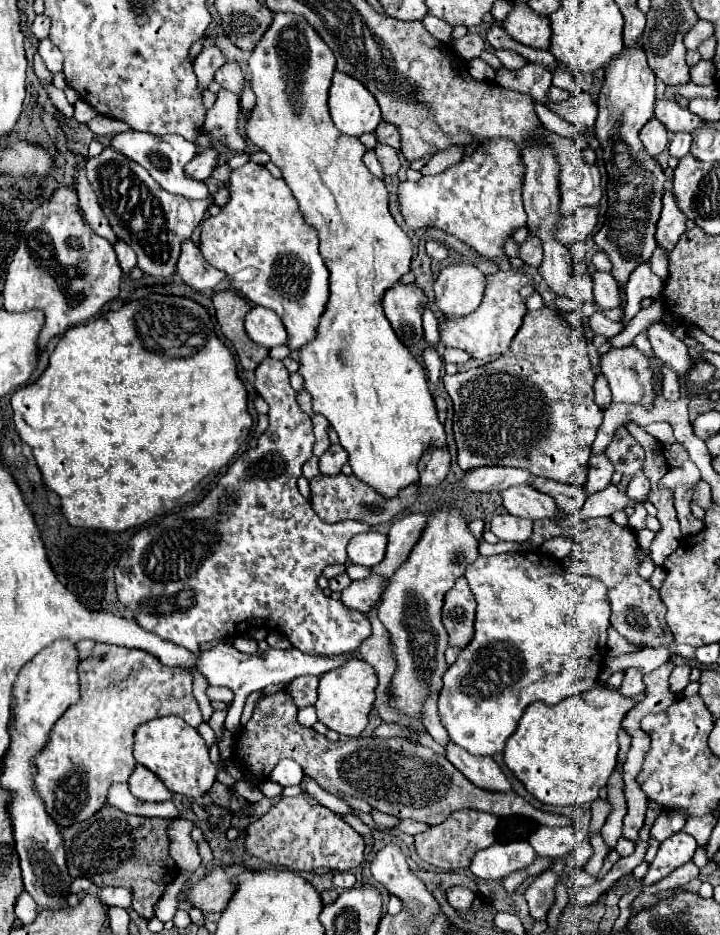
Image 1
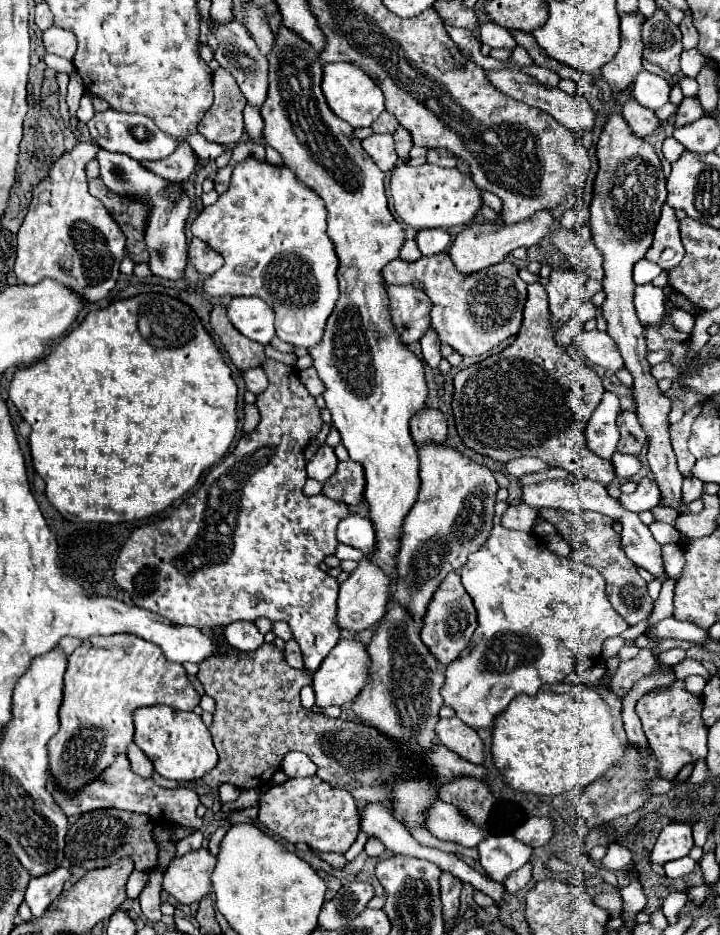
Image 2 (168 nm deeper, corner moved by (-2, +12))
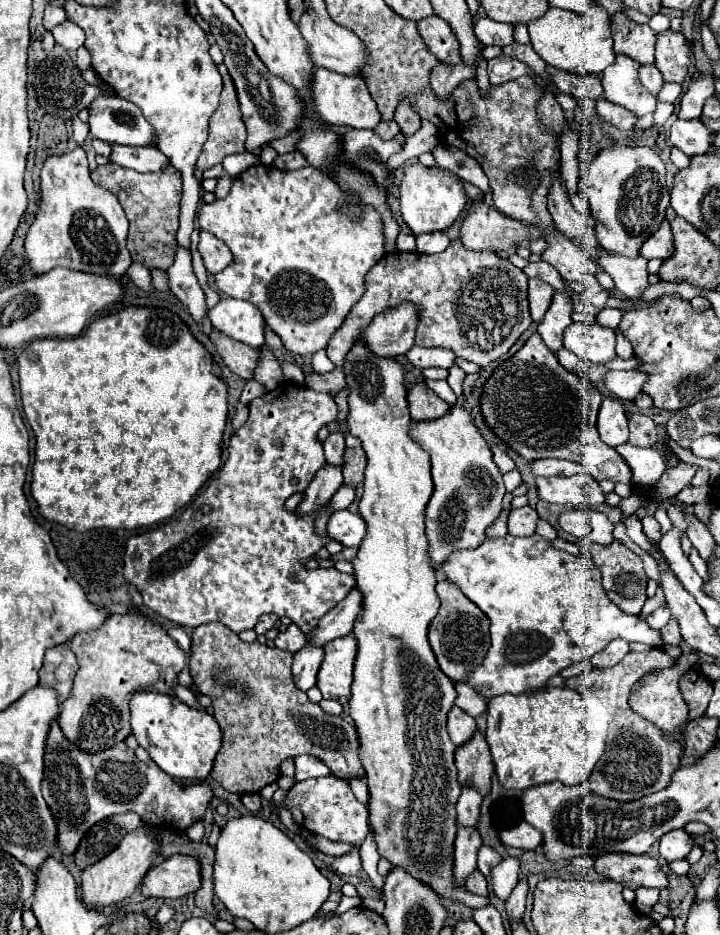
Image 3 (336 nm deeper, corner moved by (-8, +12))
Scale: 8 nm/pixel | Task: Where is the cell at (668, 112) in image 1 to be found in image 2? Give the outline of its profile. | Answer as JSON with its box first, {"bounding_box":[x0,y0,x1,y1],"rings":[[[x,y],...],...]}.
{"bounding_box":[632,71,670,109],"rings":[[[640,71],[638,79],[634,81],[634,89],[632,89],[632,97],[648,107],[648,109],[658,109],[664,103],[668,103],[668,95],[670,95],[670,83],[658,75],[652,75],[648,71]]]}

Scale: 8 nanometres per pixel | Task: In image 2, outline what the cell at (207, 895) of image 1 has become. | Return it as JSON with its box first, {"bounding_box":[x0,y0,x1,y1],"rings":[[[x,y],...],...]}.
{"bounding_box":[162,849,216,903],"rings":[[[208,849],[190,851],[182,857],[174,857],[164,871],[162,891],[170,893],[180,903],[200,901],[202,895],[212,891],[212,871],[216,865],[216,857],[208,853]]]}

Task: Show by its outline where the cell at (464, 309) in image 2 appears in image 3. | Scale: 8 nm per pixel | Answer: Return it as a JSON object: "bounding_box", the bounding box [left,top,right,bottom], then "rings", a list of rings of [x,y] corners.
{"bounding_box":[306,239,532,395],"rings":[[[460,239],[452,241],[446,251],[438,255],[422,253],[386,253],[364,277],[366,291],[352,307],[342,327],[332,335],[326,353],[336,365],[334,370],[319,374],[306,373],[306,387],[330,395],[346,387],[342,361],[352,343],[370,325],[372,317],[398,305],[402,299],[420,307],[420,325],[416,329],[418,347],[446,347],[454,355],[464,357],[480,367],[490,365],[520,339],[532,325],[528,313],[528,277],[508,259],[492,253],[474,253],[462,247]]]}

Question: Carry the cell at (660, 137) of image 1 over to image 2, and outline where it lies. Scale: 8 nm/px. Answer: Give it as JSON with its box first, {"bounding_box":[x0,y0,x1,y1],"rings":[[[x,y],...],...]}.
{"bounding_box":[622,99,658,137],"rings":[[[630,99],[622,105],[622,117],[626,119],[632,133],[638,135],[638,137],[644,137],[644,135],[652,133],[658,127],[658,119],[654,117],[654,113],[650,109],[642,107],[634,99]]]}

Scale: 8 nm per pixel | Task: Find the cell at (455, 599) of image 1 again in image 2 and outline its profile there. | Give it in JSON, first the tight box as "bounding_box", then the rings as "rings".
{"bounding_box":[420,571,476,665],"rings":[[[454,571],[454,573],[446,575],[444,581],[438,585],[438,589],[426,609],[424,627],[420,631],[420,637],[422,637],[424,645],[434,653],[434,657],[442,665],[450,665],[470,645],[474,629],[476,629],[476,611],[474,611],[472,599],[460,583],[460,573]]]}

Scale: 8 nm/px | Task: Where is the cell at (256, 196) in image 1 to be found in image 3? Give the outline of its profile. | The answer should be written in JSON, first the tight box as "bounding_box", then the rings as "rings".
{"bounding_box":[198,163,384,355],"rings":[[[258,163],[234,179],[228,197],[212,205],[202,205],[198,213],[200,229],[222,239],[234,255],[232,263],[214,275],[216,291],[254,303],[262,311],[268,327],[284,341],[286,349],[296,355],[314,355],[326,349],[332,333],[364,295],[364,275],[384,255],[380,215],[376,215],[372,207],[364,207],[364,217],[352,221],[336,211],[344,199],[346,195],[336,183],[330,183],[328,177],[314,167],[280,171],[272,165]]]}

